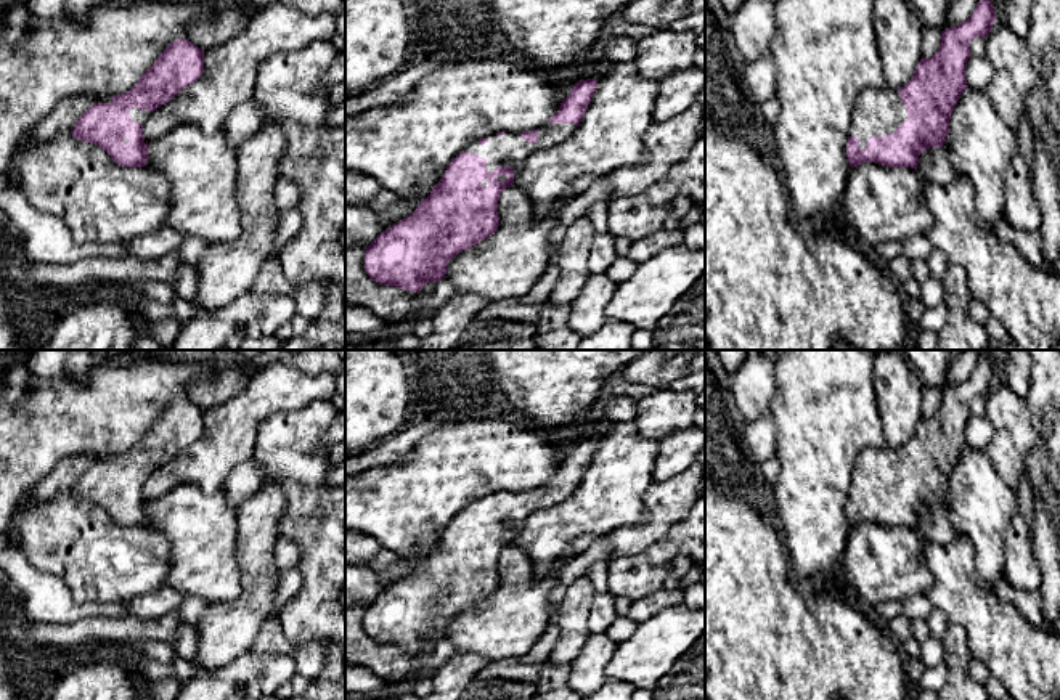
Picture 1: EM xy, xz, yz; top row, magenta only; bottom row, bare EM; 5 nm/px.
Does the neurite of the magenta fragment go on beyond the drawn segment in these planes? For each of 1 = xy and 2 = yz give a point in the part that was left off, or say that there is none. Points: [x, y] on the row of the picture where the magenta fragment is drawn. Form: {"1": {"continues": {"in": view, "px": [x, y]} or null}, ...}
{"1": {"continues": {"in": "xy", "px": [140, 116]}}, "2": {"continues": {"in": "yz", "px": [879, 111]}}}

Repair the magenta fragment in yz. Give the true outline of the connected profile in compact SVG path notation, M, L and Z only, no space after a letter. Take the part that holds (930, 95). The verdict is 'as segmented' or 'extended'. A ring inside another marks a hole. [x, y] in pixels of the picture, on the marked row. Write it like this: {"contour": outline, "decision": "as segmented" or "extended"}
{"contour": "M980 0L967 21L941 32L940 50L932 58L922 56L912 79L904 87L899 90L866 88L858 95L846 143L851 169L864 162L917 169L919 156L925 149L943 148L954 106L968 87L965 80L965 66L972 56L968 45L976 37L986 39L996 21L993 3Z", "decision": "extended"}

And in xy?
{"contour": "M177 39L128 92L96 100L75 122L71 135L103 148L122 167L145 167L149 157L149 146L143 136L148 117L183 88L194 83L202 72L204 51L188 39Z", "decision": "extended"}

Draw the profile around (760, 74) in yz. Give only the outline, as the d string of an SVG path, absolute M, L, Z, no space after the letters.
M771 56L745 63L742 75L758 103L776 96L776 63Z

